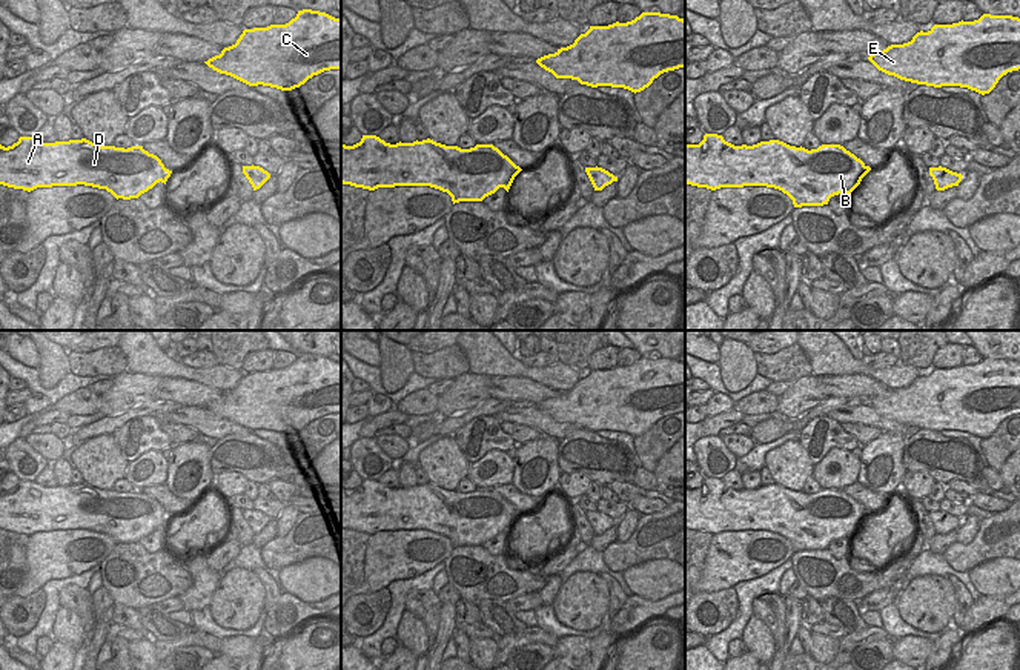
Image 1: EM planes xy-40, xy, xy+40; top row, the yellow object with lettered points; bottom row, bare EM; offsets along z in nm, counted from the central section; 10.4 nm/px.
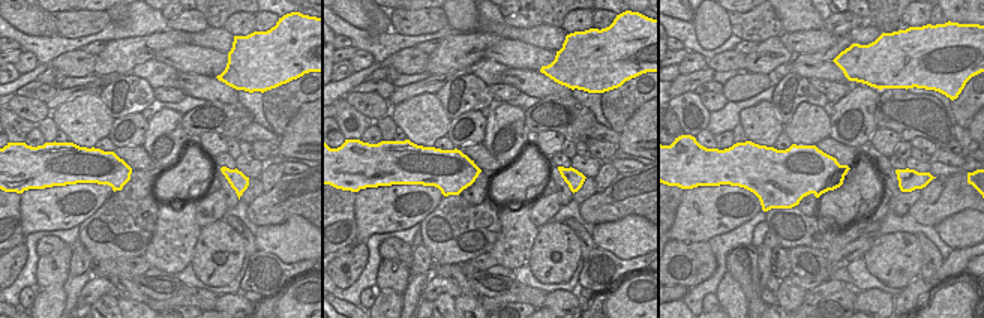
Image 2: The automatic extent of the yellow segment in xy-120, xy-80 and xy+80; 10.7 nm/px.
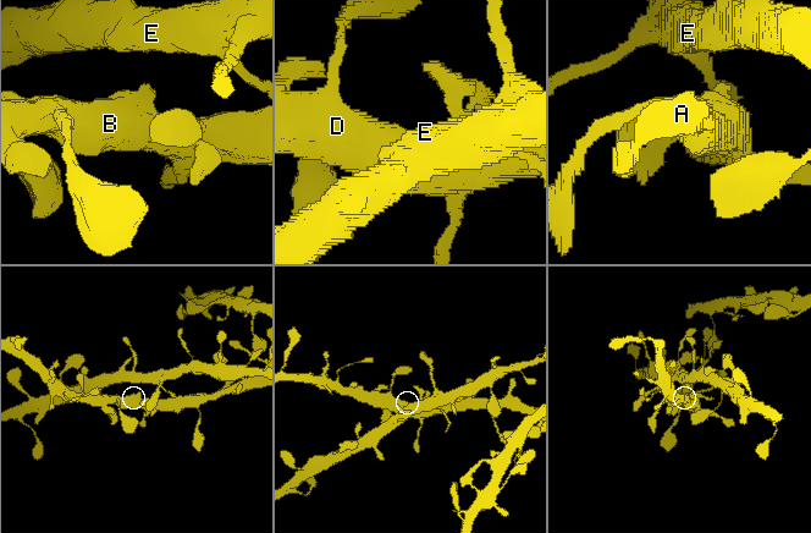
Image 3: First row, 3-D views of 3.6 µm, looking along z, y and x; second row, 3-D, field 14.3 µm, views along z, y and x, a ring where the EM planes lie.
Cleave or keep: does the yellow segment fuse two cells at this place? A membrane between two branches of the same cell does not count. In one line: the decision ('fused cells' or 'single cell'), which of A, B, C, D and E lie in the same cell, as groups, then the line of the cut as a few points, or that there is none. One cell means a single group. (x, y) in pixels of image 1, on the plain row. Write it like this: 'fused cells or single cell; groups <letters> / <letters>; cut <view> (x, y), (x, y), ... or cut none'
single cell; groups A B C D E; cut none

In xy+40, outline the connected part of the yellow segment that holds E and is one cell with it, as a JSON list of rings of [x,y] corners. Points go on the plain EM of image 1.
[[[983,358],[974,366],[934,369],[908,387],[869,398],[868,404],[905,426],[960,430],[985,439],[1003,420],[1020,413],[1020,363]]]

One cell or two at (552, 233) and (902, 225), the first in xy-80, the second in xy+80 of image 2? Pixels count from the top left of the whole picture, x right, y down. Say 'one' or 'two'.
two

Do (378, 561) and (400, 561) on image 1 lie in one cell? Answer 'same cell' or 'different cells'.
same cell

